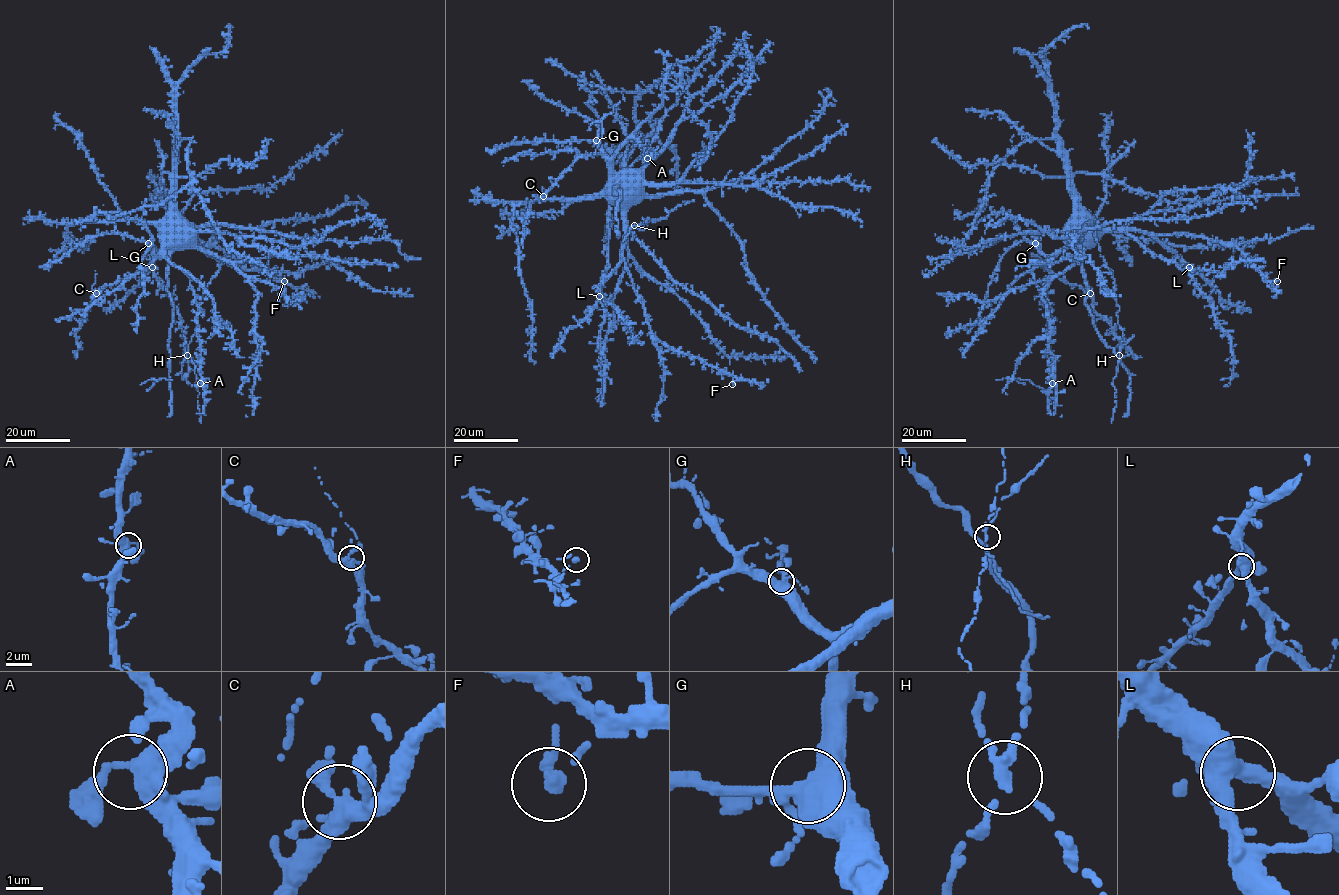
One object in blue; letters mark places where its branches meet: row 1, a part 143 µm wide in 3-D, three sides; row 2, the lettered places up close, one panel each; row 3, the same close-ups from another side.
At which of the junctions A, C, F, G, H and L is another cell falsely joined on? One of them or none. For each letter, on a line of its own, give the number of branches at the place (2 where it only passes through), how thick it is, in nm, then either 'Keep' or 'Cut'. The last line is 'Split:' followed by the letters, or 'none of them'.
A: Branches: 3. Thickness 360 nm. Keep
C: Branches: 3. Thickness 360 nm. Keep
F: Branches: 2. Thickness 220 nm. Keep
G: Branches: 3. Thickness 400 nm. Keep
H: Branches: 3. Thickness 200 nm. Cut
L: Branches: 3. Thickness 400 nm. Keep
Split: H

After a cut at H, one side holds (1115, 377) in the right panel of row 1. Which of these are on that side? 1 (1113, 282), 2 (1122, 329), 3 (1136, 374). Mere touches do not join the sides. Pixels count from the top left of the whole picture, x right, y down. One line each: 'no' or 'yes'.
1: no
2: no
3: no

